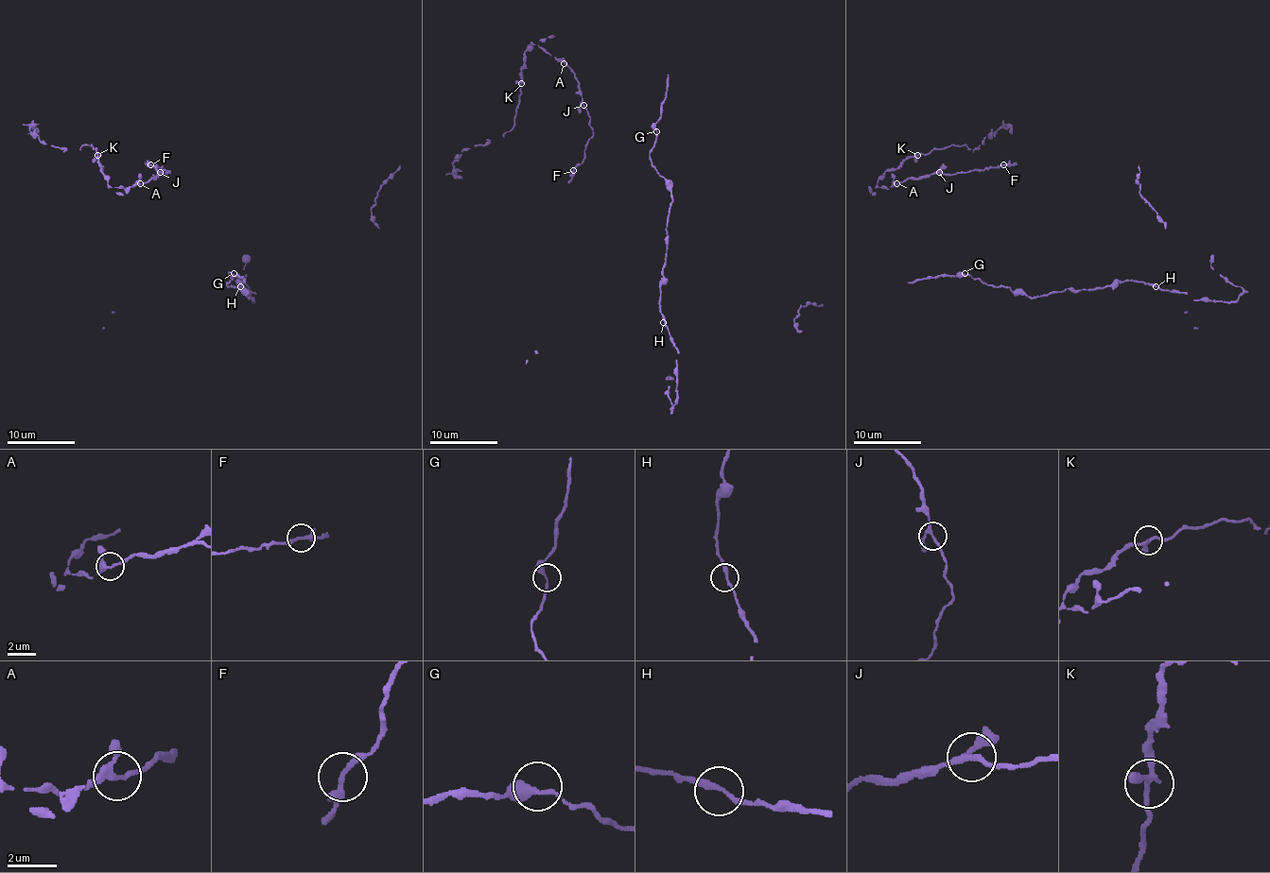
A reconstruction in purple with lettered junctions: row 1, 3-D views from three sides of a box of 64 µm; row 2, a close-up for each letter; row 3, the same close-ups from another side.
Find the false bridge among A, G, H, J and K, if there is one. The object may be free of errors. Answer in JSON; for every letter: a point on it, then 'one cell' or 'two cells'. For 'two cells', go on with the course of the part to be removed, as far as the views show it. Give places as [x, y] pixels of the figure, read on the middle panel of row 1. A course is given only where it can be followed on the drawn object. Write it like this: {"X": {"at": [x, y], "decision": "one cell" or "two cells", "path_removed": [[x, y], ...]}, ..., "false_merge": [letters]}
{"A": {"at": [564, 63], "decision": "one cell"}, "G": {"at": [656, 131], "decision": "one cell"}, "H": {"at": [663, 322], "decision": "one cell"}, "J": {"at": [583, 105], "decision": "one cell"}, "K": {"at": [521, 83], "decision": "one cell"}, "false_merge": []}

